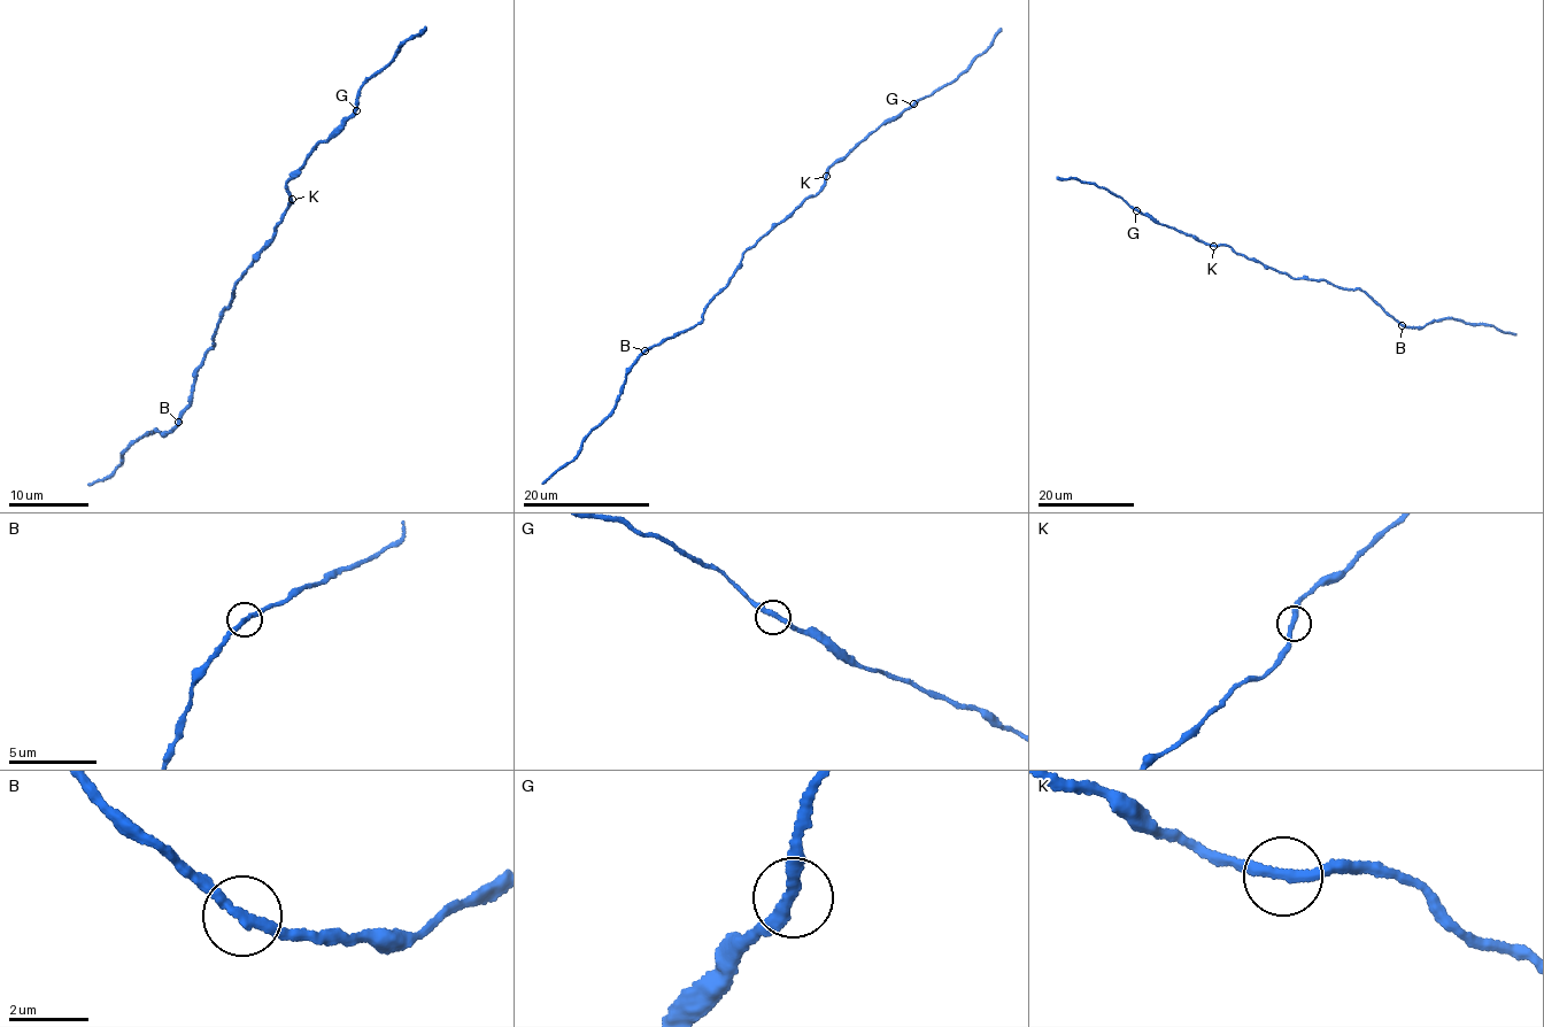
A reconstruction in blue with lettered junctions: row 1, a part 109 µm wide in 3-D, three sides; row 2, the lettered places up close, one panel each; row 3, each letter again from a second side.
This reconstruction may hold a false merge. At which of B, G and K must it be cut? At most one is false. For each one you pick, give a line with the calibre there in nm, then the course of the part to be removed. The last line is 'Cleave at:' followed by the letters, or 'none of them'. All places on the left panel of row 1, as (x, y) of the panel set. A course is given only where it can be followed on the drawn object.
Cleave at: none of them

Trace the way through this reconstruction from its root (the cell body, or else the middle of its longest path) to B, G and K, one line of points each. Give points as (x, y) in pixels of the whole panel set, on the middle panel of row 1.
B: (755, 244), (743, 254), (727, 287), (715, 295), (700, 322), (646, 349)
G: (755, 244), (795, 207), (817, 194), (824, 183), (826, 169), (913, 103)
K: (755, 244), (795, 207), (817, 194), (826, 176)

